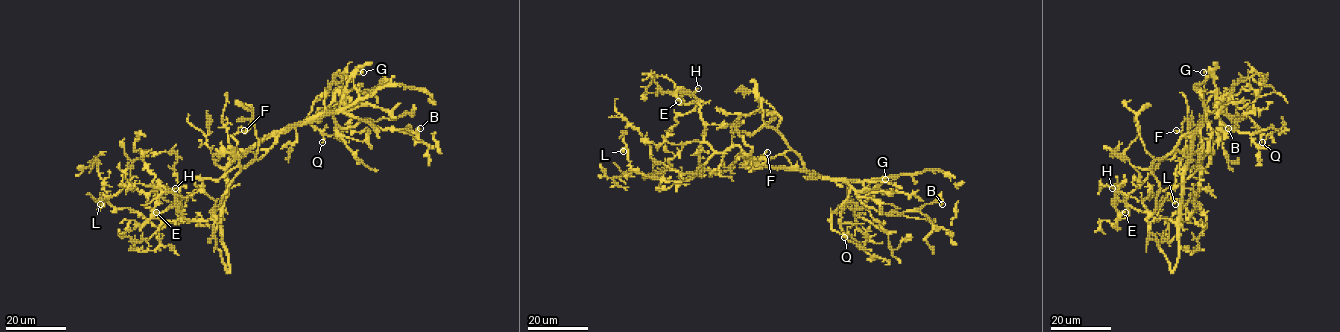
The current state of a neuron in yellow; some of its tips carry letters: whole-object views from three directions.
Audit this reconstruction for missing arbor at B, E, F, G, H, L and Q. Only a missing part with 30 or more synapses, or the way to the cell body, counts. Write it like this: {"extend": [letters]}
{"extend": ["F"]}

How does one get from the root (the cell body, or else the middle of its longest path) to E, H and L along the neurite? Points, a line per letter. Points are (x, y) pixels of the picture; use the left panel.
E: (227, 179), (226, 199), (219, 222), (216, 219), (184, 220), (177, 205), (168, 207), (153, 218), (156, 212)
H: (227, 179), (226, 199), (219, 222), (216, 219), (182, 218), (175, 196), (169, 192), (175, 188)
L: (227, 179), (219, 222), (191, 220), (156, 227), (137, 212), (115, 208), (105, 199), (100, 204)

